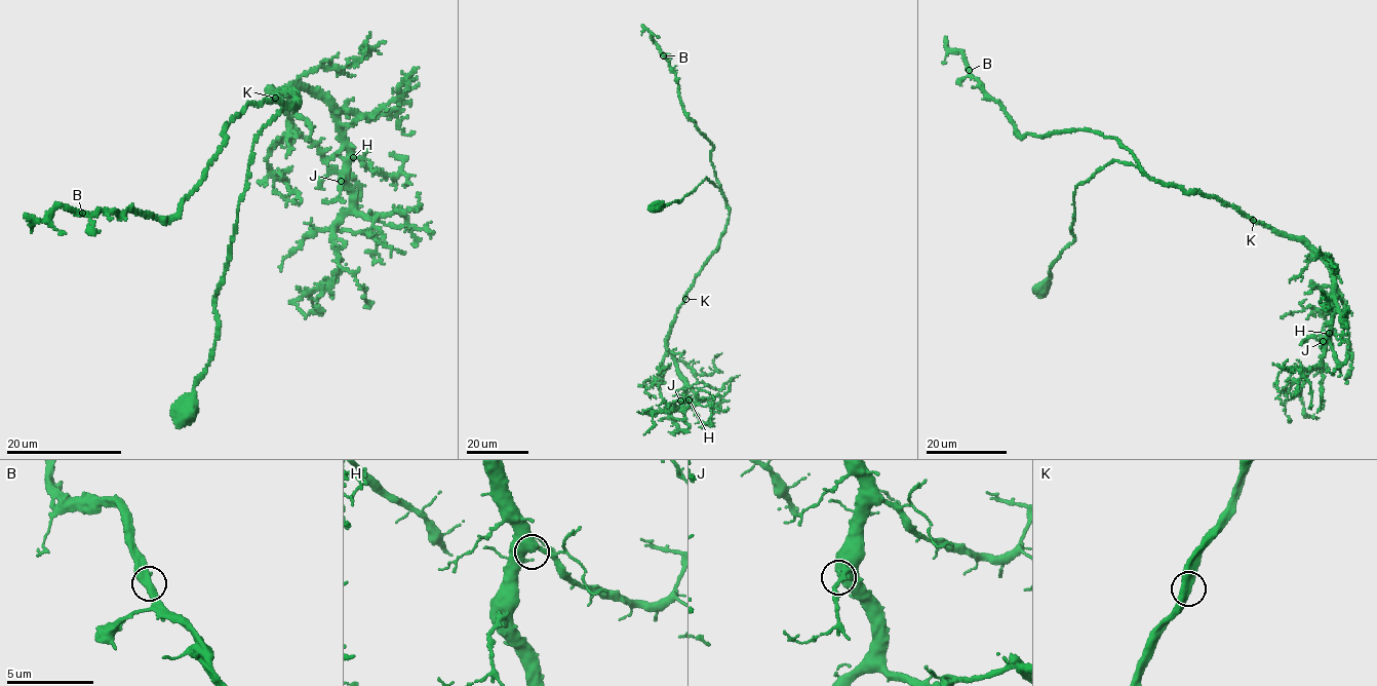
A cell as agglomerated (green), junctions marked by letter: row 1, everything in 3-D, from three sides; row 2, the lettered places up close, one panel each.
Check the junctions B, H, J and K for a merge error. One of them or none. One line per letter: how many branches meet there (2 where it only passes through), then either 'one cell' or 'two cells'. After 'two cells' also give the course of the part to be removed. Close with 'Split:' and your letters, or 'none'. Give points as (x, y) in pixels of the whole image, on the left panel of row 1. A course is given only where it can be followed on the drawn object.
B: 2 branches meet; one cell
H: 2 branches meet; one cell
J: 2 branches meet; one cell
K: 2 branches meet; one cell
Split: none

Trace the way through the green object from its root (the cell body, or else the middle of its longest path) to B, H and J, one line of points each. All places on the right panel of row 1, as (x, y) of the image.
B: (1041, 289), (1073, 241), (1074, 188), (1112, 161), (1139, 166), (1115, 139), (1094, 131), (1021, 138), (969, 70)
H: (1041, 289), (1052, 262), (1073, 241), (1074, 188), (1118, 161), (1304, 239), (1334, 282), (1329, 333)
J: (1041, 289), (1073, 241), (1074, 188), (1118, 161), (1316, 250), (1334, 282), (1323, 341)

